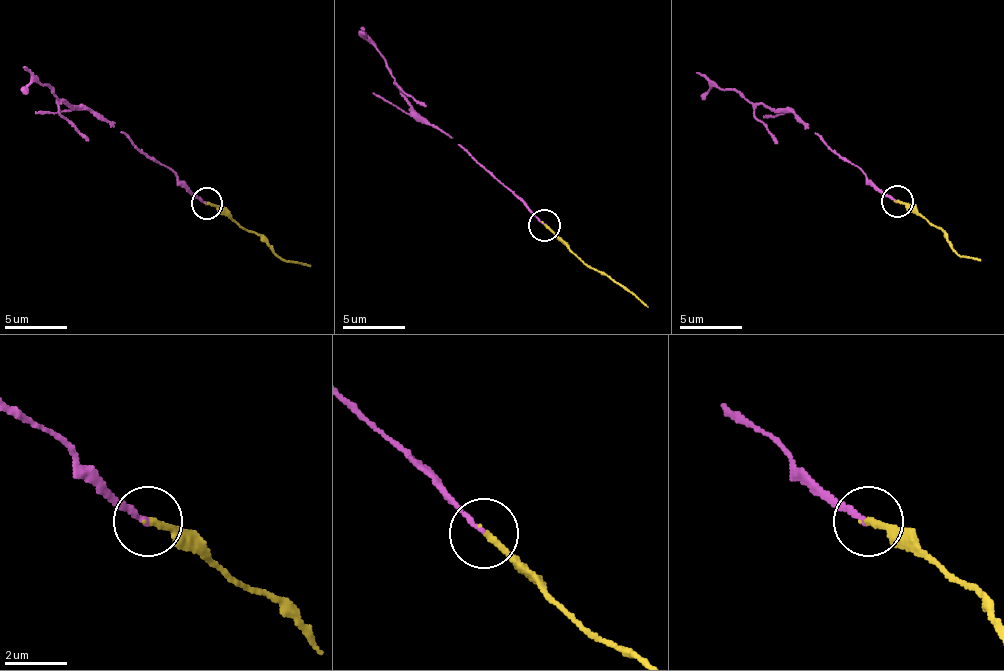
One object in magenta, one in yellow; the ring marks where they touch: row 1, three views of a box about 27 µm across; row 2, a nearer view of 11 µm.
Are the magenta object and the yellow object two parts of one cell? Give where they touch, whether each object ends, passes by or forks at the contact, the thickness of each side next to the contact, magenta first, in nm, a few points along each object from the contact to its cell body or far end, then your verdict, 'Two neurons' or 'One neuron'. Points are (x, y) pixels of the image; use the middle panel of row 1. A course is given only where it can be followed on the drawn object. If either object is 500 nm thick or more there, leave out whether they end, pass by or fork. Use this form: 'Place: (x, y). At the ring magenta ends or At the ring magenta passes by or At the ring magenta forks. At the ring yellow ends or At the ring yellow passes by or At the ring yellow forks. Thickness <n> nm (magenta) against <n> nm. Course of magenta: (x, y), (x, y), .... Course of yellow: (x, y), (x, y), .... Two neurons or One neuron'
Place: (544, 225). At the ring magenta ends. At the ring yellow ends. Thickness 160 nm (magenta) against 190 nm. Course of magenta: (545, 226), (507, 185), (485, 170), (453, 139), (425, 120), (397, 83), (384, 55), (359, 27). Course of yellow: (545, 226), (620, 287), (649, 306). One neuron

